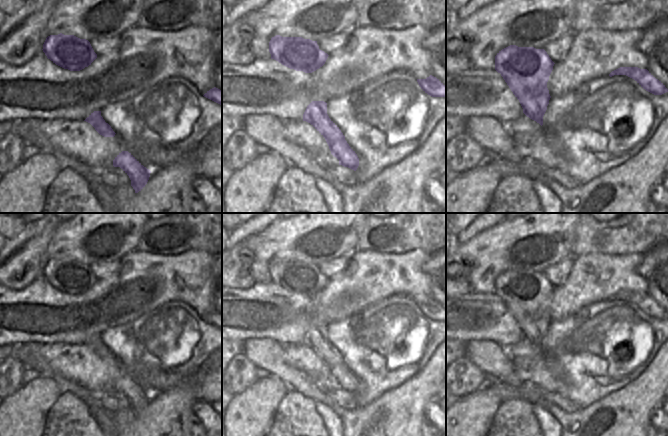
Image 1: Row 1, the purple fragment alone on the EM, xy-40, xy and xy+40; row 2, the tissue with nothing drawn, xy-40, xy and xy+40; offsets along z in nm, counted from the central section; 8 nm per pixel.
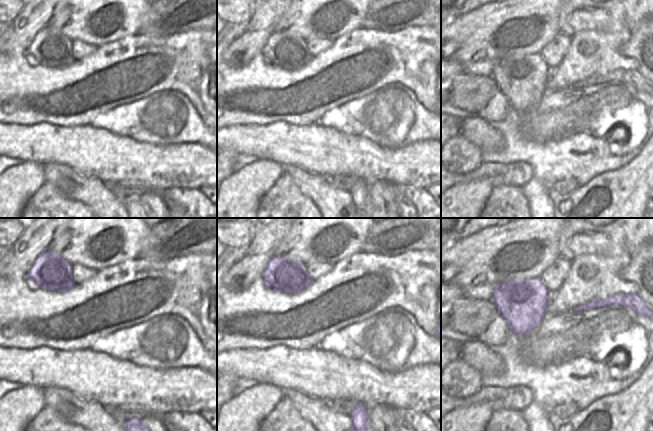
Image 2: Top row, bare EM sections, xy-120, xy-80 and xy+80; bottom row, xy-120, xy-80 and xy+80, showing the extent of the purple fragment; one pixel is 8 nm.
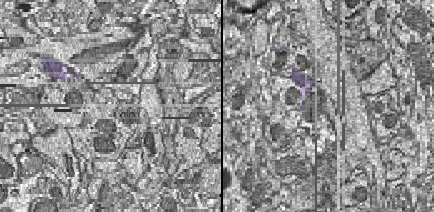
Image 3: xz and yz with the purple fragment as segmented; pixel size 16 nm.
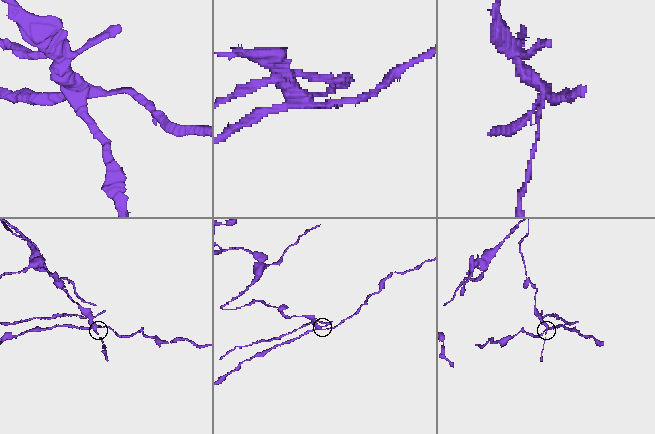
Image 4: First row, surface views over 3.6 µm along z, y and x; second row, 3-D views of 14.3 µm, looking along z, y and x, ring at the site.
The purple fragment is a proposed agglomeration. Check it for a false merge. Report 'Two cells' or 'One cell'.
Two cells.

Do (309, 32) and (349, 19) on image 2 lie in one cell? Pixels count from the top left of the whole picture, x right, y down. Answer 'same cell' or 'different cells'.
same cell

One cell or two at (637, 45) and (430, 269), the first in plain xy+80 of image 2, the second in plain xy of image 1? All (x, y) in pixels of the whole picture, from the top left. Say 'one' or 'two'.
one

